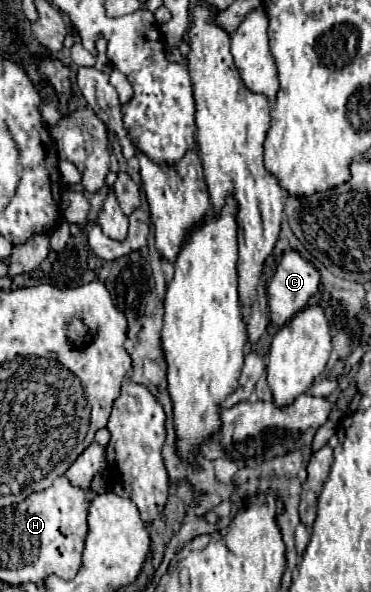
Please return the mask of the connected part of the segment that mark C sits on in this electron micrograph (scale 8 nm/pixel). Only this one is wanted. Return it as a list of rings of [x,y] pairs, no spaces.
[[[284,251],[268,283],[268,307],[272,313],[272,323],[276,327],[282,327],[294,313],[298,313],[298,309],[308,305],[310,297],[316,291],[320,291],[320,273],[316,271],[316,267],[304,257],[300,257],[296,251]]]

